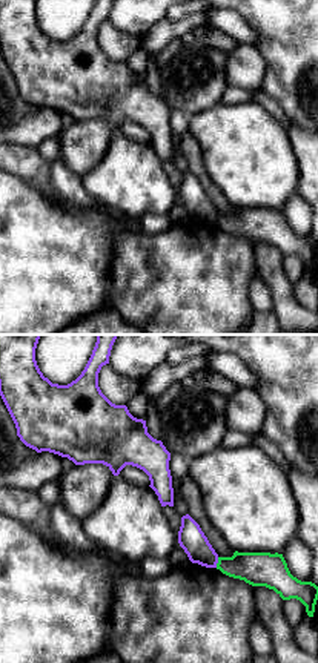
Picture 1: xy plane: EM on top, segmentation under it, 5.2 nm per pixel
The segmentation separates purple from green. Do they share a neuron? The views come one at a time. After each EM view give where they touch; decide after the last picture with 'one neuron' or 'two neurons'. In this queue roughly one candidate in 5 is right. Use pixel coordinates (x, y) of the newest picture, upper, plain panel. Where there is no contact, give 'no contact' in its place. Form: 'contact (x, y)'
contact (217, 218)

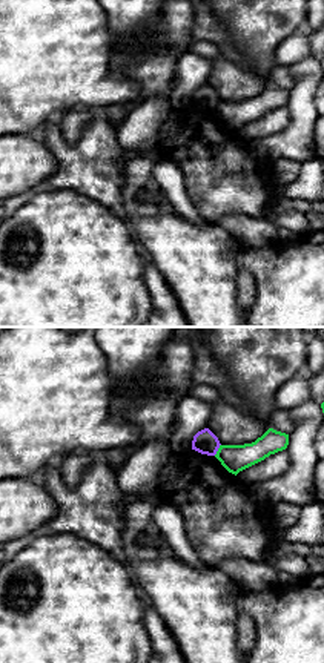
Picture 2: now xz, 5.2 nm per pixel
contact (217, 106)

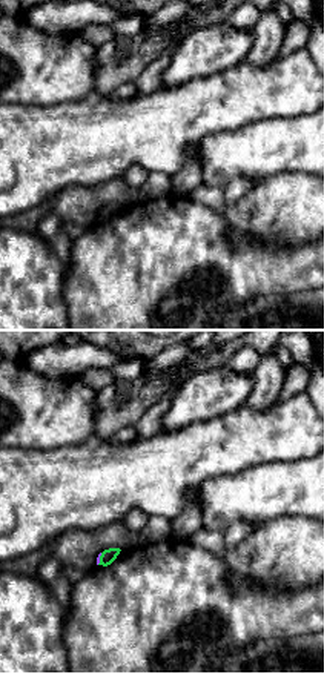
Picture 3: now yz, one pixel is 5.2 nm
contact (99, 215)

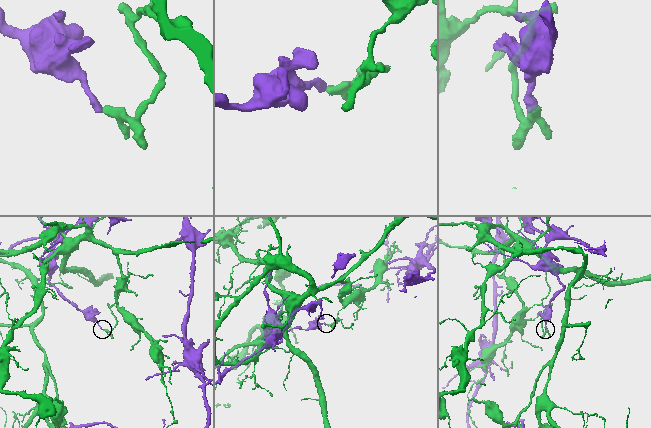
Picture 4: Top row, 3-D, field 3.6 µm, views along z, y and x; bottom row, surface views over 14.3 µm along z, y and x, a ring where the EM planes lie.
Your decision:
two neurons

